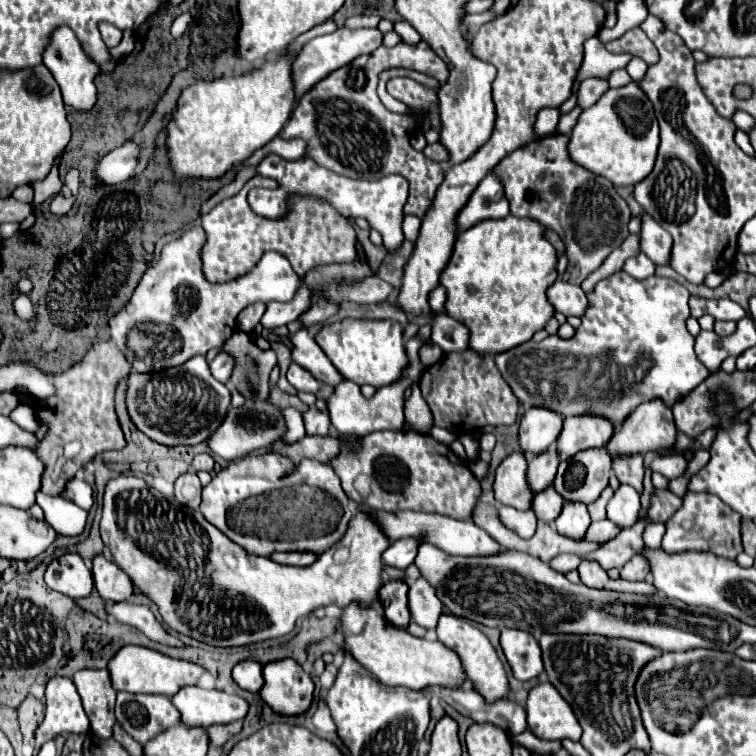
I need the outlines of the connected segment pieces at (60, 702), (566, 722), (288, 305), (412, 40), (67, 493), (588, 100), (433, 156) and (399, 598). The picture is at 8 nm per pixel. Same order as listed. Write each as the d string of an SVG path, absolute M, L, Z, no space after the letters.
M54 676L46 684L46 714L36 730L36 748L64 732L86 734L88 716L70 678Z
M550 682L534 686L526 702L528 728L542 740L580 740L582 728L566 700L558 696L558 690Z
M302 284L302 288L298 290L298 296L294 296L294 300L290 300L290 302L270 302L266 314L260 320L262 328L276 330L280 326L294 322L302 312L306 312L306 306L310 306L310 300L312 300L310 290L306 288L306 284Z
M405 20L394 23L394 31L401 36L403 42L408 44L417 44L421 41L418 32Z
M74 478L70 482L66 482L62 494L60 494L64 500L70 500L74 502L76 506L84 508L84 510L90 510L92 508L92 488L88 482L80 480L80 478Z
M586 78L578 90L578 106L584 110L590 108L608 88L608 80L604 78Z
M440 142L428 144L428 146L424 148L424 154L426 154L430 160L434 160L434 162L450 162L448 150L444 150L444 146L442 146Z
M390 580L382 586L380 602L384 606L386 620L394 626L406 628L410 622L410 610L408 610L408 584L404 580Z

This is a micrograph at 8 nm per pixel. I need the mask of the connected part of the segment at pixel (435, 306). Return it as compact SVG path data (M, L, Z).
M439 285L430 293L430 306L434 312L444 312L444 302L446 302L446 291Z

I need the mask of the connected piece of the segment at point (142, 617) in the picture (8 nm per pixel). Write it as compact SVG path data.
M106 602L104 610L110 616L114 616L118 622L138 628L150 640L170 644L170 646L182 646L182 642L176 636L164 630L164 626L154 618L154 612L148 606L130 604L130 602Z

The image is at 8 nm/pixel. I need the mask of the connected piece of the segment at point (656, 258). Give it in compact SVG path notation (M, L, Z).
M642 214L642 252L656 264L668 266L670 264L670 250L672 250L672 236L650 216Z

